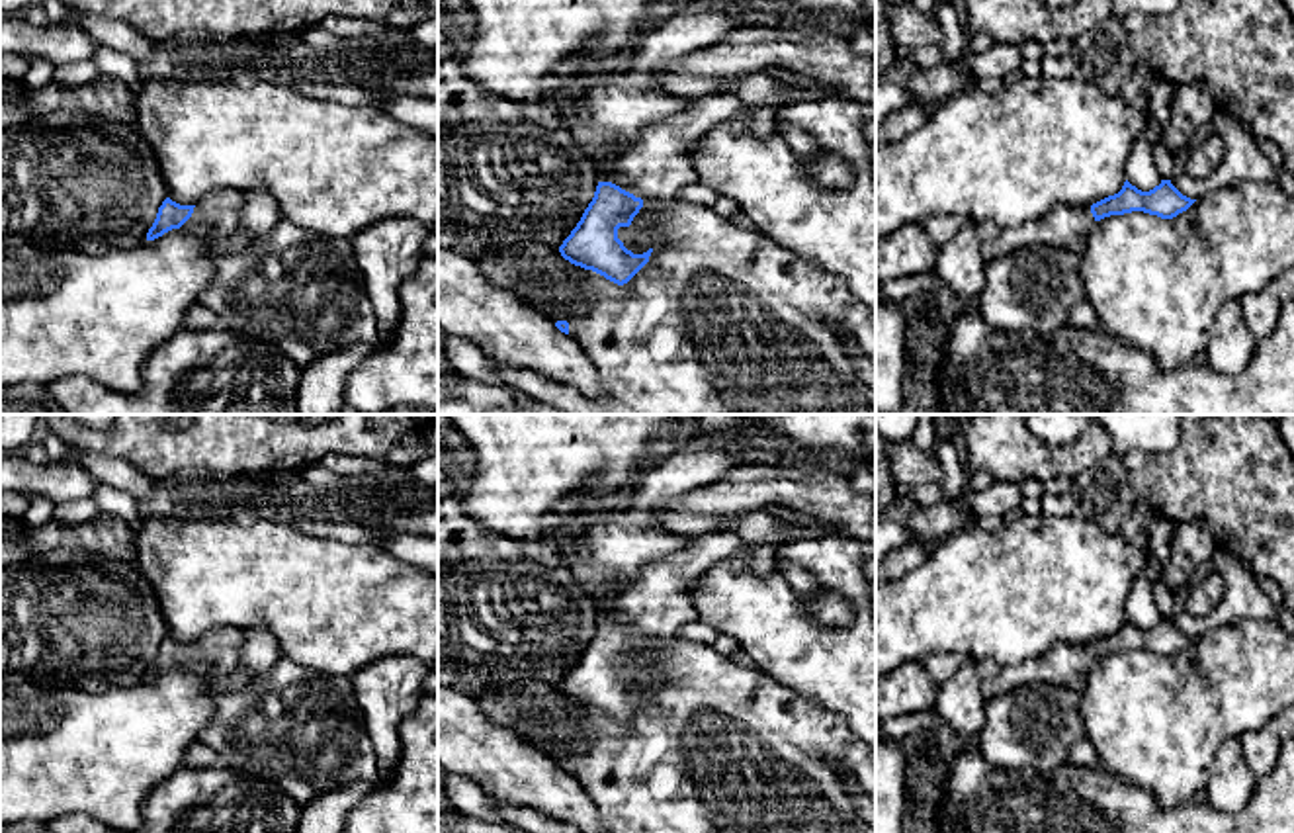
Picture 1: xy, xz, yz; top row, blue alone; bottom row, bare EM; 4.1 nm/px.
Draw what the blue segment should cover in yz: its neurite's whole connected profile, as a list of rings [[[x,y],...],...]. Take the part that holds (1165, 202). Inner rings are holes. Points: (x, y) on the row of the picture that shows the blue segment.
[[[1126,180],[1118,194],[1091,207],[1056,205],[1050,213],[1016,229],[1003,229],[997,239],[983,242],[983,258],[991,260],[1036,244],[1061,246],[1081,254],[1091,227],[1104,217],[1143,211],[1161,219],[1173,219],[1194,201],[1183,196],[1171,180],[1161,180],[1149,192],[1142,192]]]

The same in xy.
[[[237,190],[219,192],[195,205],[180,205],[166,197],[147,233],[147,241],[154,241],[172,229],[207,227],[213,231],[215,246],[219,246],[240,229],[242,207],[244,194]]]

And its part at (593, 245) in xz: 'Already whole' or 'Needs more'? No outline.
Needs more

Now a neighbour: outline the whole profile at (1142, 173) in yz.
[[[1145,135],[1134,141],[1126,160],[1126,180],[1142,192],[1149,192],[1161,184],[1161,176],[1153,162],[1153,151]]]

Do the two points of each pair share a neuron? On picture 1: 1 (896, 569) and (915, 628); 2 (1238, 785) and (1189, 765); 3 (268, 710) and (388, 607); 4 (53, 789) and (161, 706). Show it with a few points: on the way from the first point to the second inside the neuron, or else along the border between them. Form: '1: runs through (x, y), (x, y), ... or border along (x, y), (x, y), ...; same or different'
1: border along (929, 552), (915, 568), (896, 579); different
2: border along (1236, 736), (1218, 747), (1214, 773), (1205, 789); different
3: border along (280, 654), (307, 667), (350, 677); different
4: runs through (81, 761), (88, 753), (116, 747), (133, 734); same

